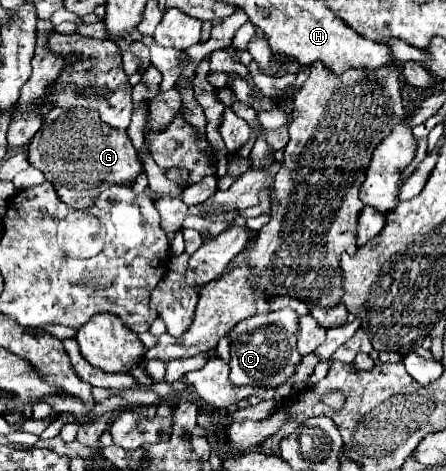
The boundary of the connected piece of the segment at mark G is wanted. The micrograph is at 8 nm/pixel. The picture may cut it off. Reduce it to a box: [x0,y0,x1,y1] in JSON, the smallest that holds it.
[28,107,142,209]

